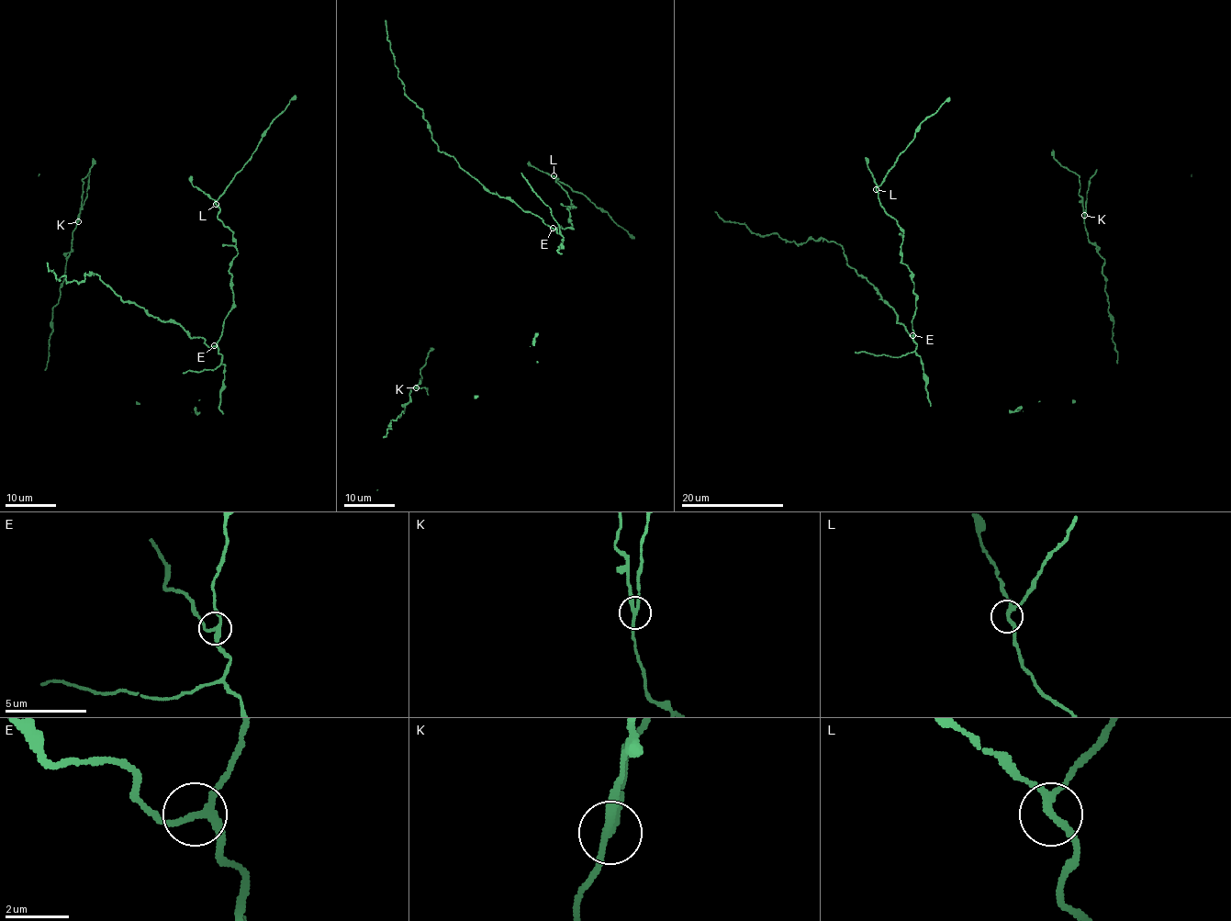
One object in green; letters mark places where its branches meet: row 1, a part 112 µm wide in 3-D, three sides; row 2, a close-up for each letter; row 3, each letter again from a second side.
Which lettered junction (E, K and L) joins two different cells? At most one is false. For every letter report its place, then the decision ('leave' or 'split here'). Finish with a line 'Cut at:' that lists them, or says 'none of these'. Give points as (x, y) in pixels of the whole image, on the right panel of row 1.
E: at (912, 335); leave
K: at (1084, 215); split here
L: at (876, 189); leave
Cut at: K

